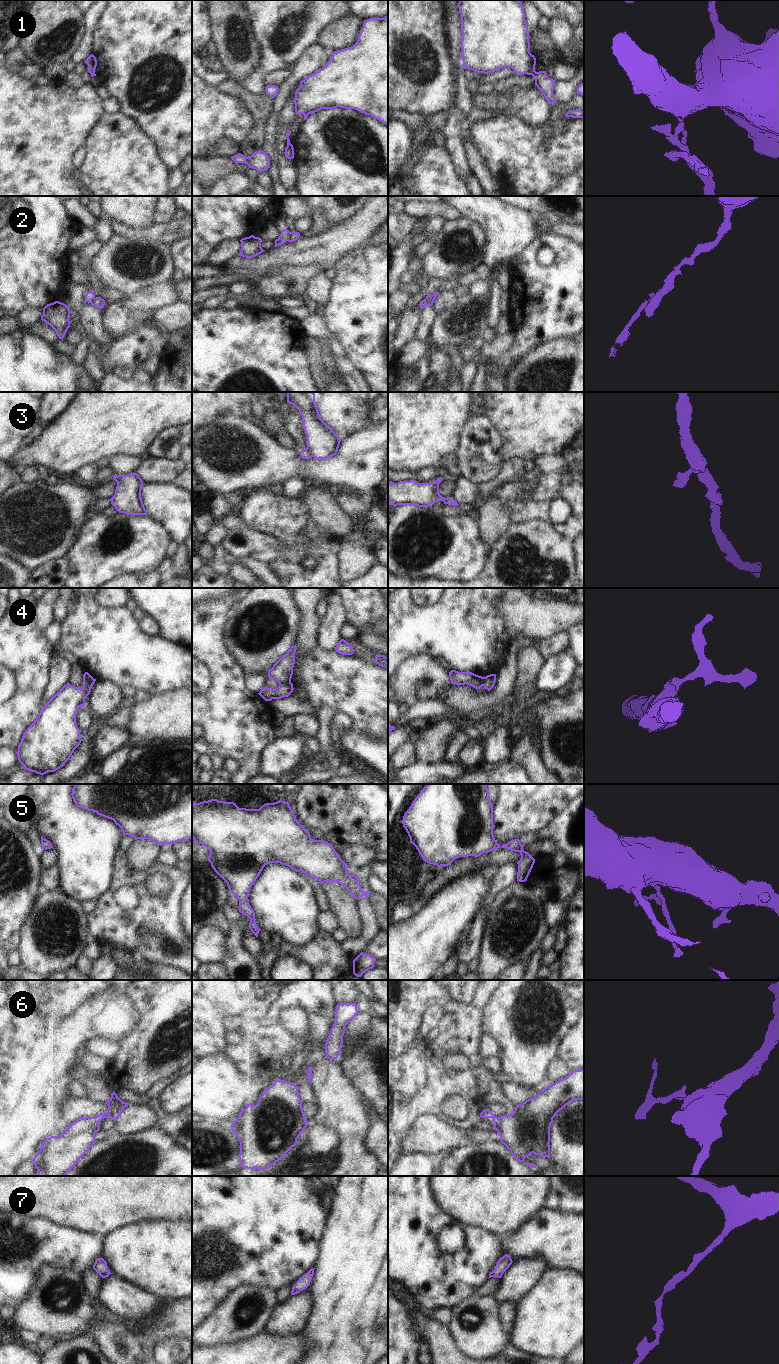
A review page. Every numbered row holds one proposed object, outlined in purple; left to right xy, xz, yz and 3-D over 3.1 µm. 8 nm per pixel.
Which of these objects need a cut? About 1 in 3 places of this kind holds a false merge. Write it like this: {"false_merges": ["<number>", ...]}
{"false_merges": ["1", "2", "3", "4"]}

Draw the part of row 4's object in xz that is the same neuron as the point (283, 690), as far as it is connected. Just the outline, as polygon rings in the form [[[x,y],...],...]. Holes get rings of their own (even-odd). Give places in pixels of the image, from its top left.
[[[279,684],[275,689],[264,687],[258,693],[265,701],[271,701],[272,699],[281,699],[288,697],[293,692],[293,684]]]

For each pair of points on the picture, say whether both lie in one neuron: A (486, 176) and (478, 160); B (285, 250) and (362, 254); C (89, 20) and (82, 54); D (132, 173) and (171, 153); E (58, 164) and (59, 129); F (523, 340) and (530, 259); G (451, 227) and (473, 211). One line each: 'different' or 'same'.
A: same
B: different
C: same
D: different
E: same
F: same
G: different

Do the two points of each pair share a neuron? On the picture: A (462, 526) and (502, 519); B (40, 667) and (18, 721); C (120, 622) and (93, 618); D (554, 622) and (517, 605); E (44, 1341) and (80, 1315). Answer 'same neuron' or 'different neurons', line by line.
A: different neurons
B: same neuron
C: same neuron
D: same neuron
E: different neurons

